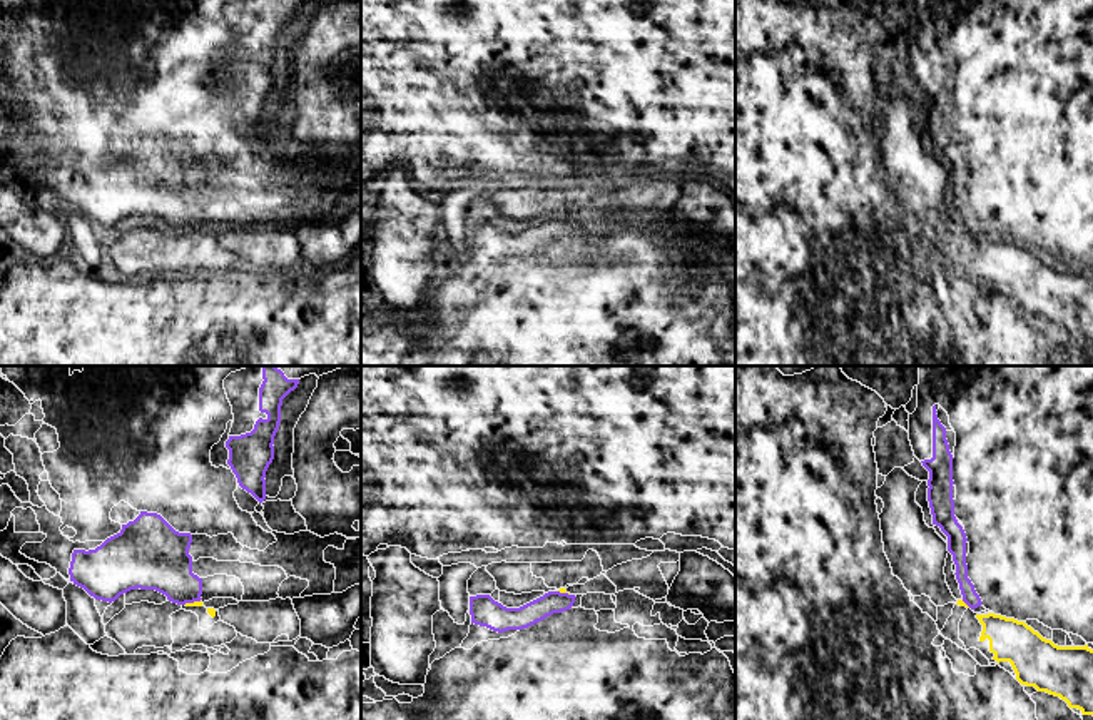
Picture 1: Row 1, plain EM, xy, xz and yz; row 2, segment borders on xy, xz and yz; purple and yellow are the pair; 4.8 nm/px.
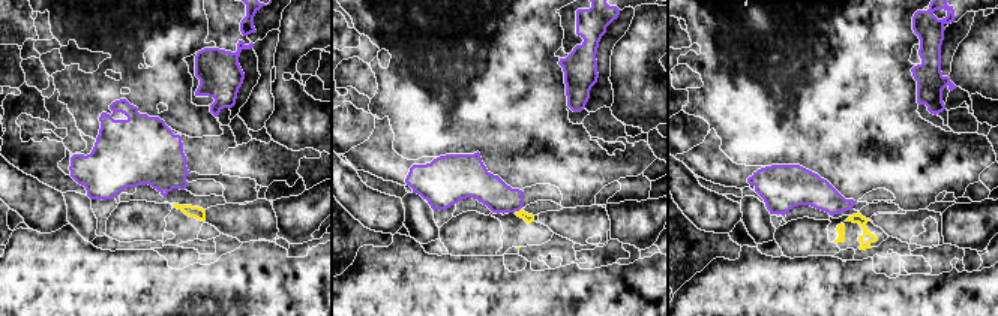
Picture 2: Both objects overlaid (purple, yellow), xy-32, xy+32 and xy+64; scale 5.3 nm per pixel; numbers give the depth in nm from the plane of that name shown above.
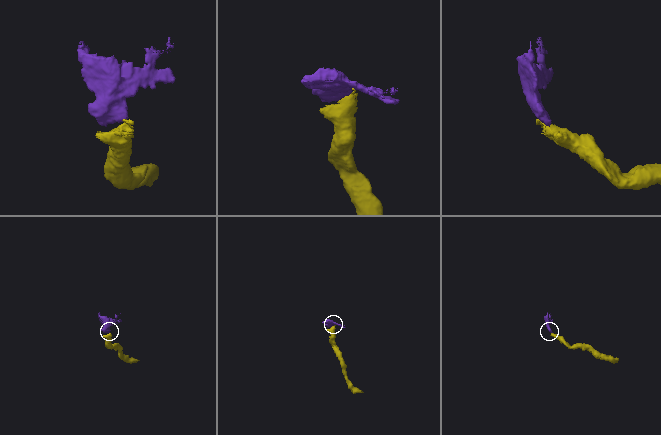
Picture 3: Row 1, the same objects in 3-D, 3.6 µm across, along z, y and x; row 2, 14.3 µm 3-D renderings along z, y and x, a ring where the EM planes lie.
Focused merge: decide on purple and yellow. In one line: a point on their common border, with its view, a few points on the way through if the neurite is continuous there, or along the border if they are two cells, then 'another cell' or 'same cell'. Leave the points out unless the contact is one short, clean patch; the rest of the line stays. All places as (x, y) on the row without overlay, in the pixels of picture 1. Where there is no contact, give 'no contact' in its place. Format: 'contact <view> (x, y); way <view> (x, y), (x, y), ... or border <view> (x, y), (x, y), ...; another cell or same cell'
contact xy (191, 228); border xy (199, 226), (184, 229); another cell

